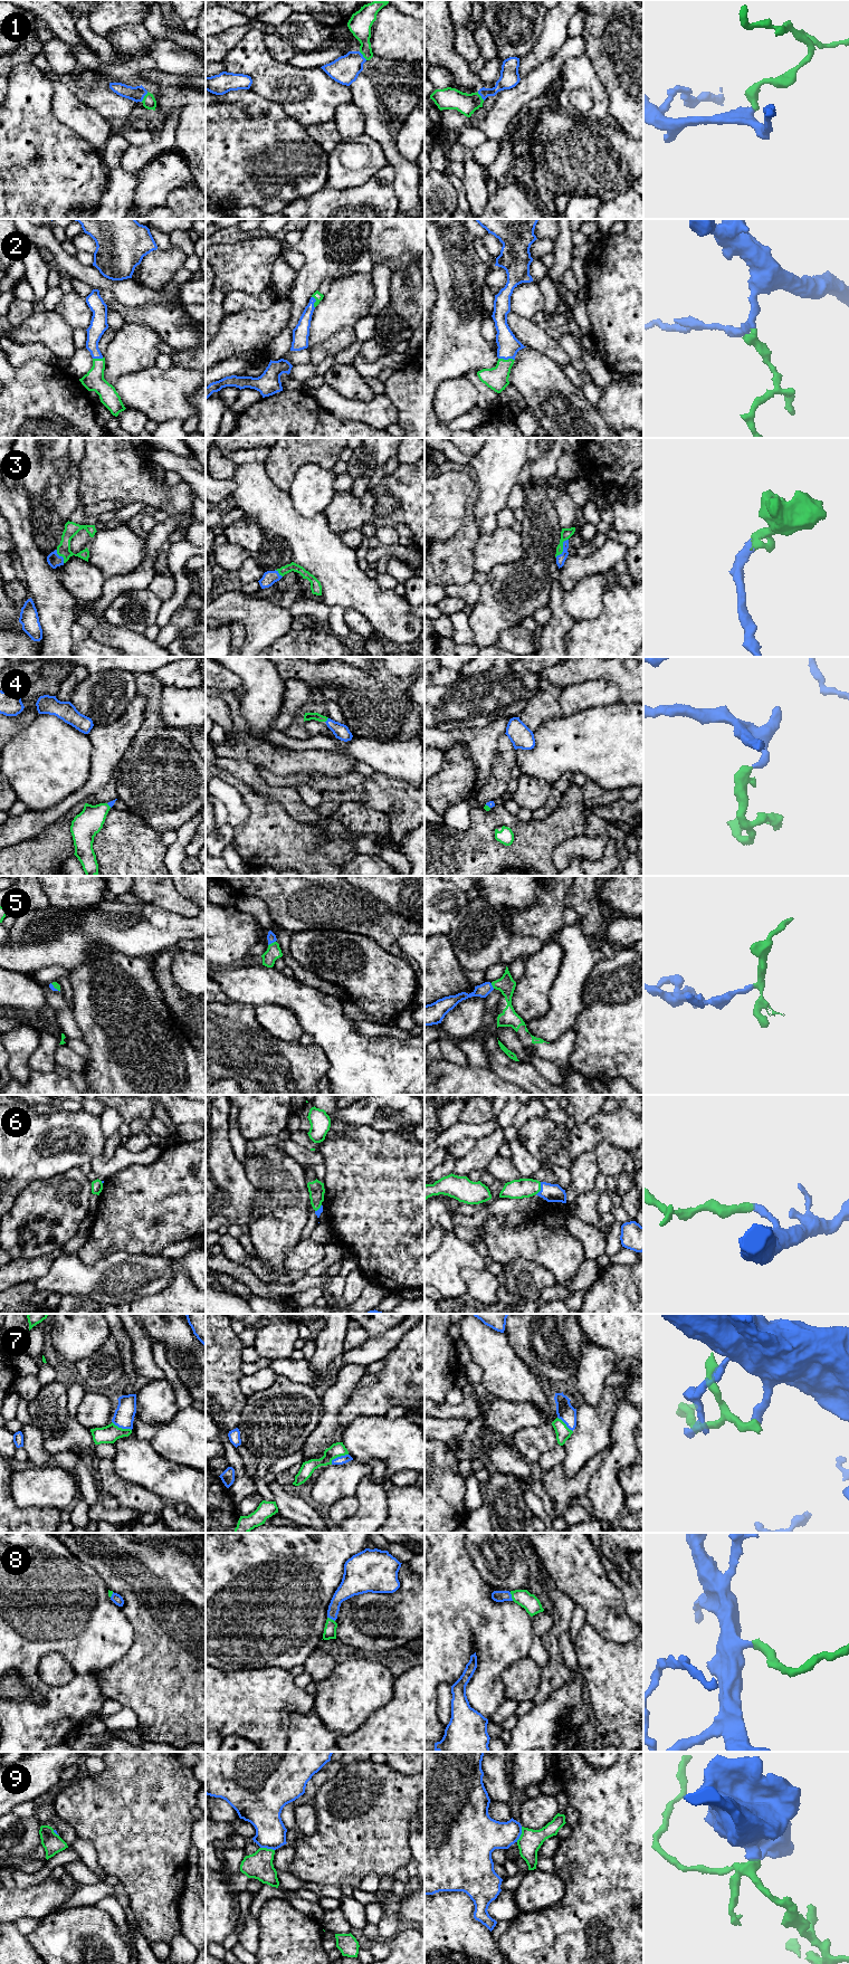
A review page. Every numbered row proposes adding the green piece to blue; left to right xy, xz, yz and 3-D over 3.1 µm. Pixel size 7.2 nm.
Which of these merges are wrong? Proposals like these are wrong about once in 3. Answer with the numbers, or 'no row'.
9

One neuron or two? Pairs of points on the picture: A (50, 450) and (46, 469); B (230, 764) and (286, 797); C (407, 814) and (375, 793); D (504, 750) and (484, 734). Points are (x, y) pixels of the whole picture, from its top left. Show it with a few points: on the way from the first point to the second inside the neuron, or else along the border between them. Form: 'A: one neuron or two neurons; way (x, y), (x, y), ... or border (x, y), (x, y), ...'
A: one neuron; way (46, 455), (46, 465)
B: one neuron; way (244, 770), (264, 789), (273, 791)
C: one neuron; way (404, 806), (392, 793), (384, 793)
D: two neurons; border (504, 733), (498, 739), (490, 770)

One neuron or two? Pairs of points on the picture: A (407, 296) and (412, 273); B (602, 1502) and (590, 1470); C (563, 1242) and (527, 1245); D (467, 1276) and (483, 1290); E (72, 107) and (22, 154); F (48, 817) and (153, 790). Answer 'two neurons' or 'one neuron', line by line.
A: one neuron
B: two neurons
C: one neuron
D: one neuron
E: two neurons
F: two neurons

